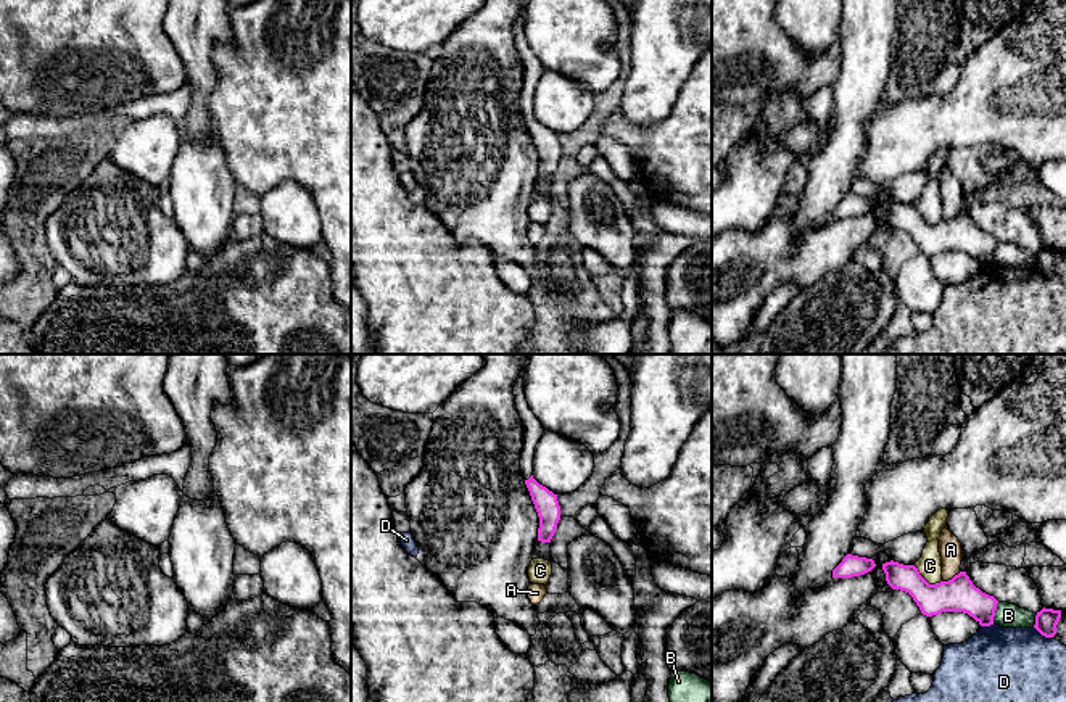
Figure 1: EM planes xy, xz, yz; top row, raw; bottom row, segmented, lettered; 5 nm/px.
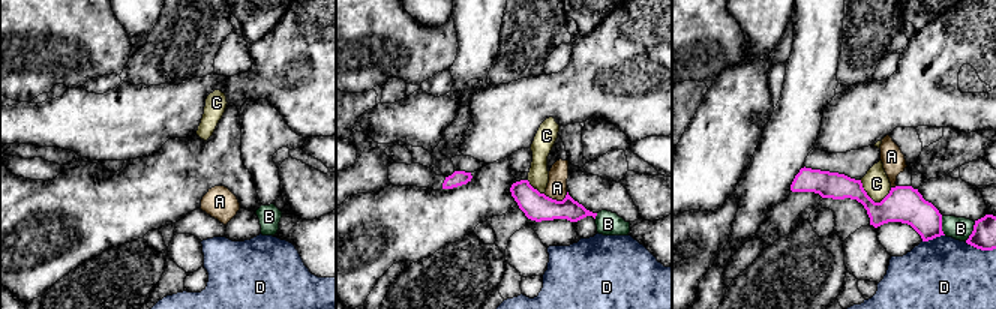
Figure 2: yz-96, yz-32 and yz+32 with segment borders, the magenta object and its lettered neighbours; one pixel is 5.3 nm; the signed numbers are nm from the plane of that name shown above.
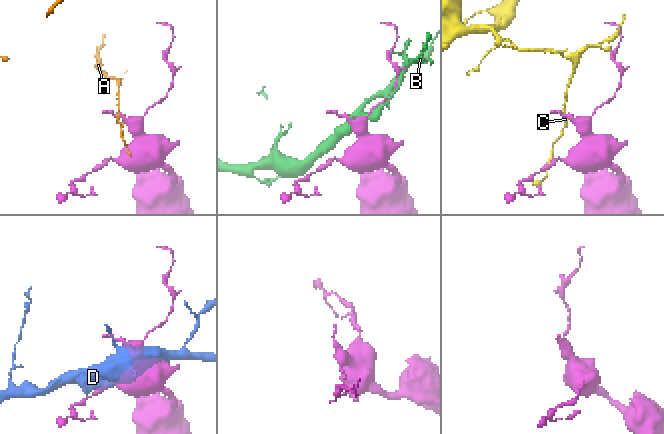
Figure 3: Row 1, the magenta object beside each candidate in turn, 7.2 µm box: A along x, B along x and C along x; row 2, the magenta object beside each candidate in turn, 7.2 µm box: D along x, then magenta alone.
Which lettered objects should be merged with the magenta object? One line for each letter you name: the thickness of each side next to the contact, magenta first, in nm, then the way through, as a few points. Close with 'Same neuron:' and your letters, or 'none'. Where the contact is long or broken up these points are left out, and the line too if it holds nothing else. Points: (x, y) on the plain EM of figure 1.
Same neuron: none

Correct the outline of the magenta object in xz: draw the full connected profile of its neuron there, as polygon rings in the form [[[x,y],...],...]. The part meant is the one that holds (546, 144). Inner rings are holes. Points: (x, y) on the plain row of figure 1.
[[[525,6],[519,13],[514,26],[517,50],[525,69],[525,82],[522,87],[520,109],[539,156],[538,180],[551,182],[556,172],[557,163],[560,159],[560,145],[557,140],[557,134],[549,130],[546,126],[539,124],[531,114],[535,87],[544,72],[544,66],[536,58],[536,55],[533,53],[533,50],[530,48],[525,39],[523,18],[525,18]]]

